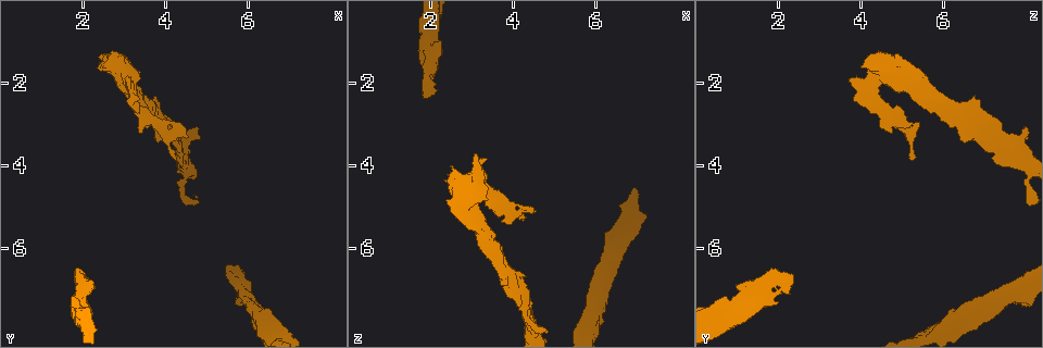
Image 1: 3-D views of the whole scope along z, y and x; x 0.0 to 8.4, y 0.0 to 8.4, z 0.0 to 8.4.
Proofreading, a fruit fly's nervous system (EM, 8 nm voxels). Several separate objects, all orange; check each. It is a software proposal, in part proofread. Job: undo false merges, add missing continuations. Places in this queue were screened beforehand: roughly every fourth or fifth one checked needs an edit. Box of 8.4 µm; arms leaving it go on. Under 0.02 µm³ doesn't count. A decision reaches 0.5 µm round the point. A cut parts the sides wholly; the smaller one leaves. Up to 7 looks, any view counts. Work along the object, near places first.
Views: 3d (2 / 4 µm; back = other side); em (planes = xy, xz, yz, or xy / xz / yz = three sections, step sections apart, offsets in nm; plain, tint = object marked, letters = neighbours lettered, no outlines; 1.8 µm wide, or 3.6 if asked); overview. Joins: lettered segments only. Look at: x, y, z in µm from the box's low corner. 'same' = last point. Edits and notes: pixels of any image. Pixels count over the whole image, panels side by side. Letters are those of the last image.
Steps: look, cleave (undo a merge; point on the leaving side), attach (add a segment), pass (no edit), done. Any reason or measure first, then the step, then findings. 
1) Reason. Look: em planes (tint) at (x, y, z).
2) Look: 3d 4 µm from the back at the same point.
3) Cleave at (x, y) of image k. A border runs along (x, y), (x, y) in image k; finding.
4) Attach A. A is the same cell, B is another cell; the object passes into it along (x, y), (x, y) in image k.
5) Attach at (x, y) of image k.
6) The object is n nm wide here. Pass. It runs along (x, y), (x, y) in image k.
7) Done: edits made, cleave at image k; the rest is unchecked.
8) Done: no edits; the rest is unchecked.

An open end. Look: 3d 4 µm from the back at (3.75, 3.40, 6.50).

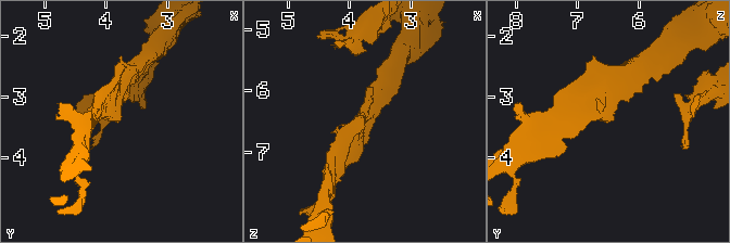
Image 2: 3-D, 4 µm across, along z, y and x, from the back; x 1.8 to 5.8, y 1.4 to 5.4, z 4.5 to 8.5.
The arms are 200, 220 nm wide; shape alone is not enough. Look: em 3.6 µm xy step 8 (tint) at (3.80, 3.40, 6.55).

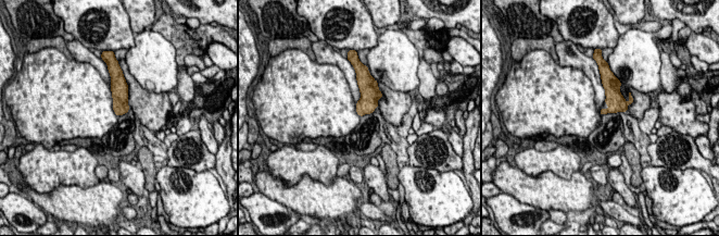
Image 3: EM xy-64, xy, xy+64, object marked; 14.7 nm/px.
Look: em 3.6 µm planes (letters) at the same point.

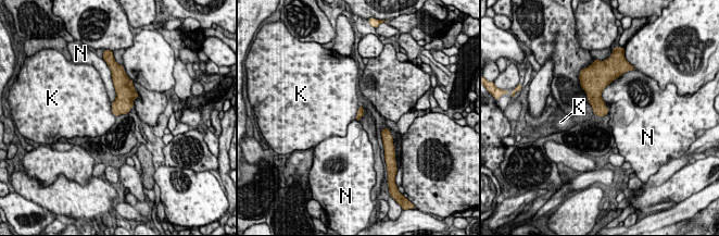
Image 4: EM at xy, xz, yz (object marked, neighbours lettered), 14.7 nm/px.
Pass. K and N are other cells; no lettered segment goes on from it.

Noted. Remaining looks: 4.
Sudden change in width. Look: em 3.6 µm planes (letters) at (2.90, 1.75, 4.70).

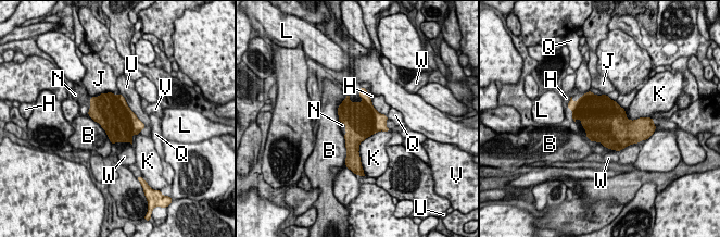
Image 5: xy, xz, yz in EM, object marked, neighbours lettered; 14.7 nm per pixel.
Attach N. N is the same cell, B, H, J, K, L, Q, U, V and W are other cells; the object passes into it along (361, 121), (345, 127), (342, 125) in image 5; it goes on there.

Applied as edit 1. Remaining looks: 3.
Done: edits made, attach at image 5; the rest is unchecked.

